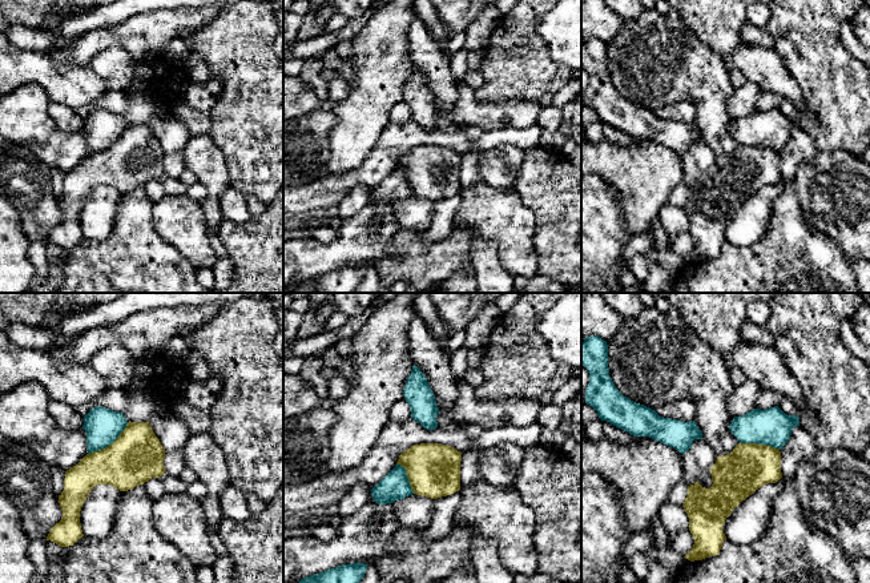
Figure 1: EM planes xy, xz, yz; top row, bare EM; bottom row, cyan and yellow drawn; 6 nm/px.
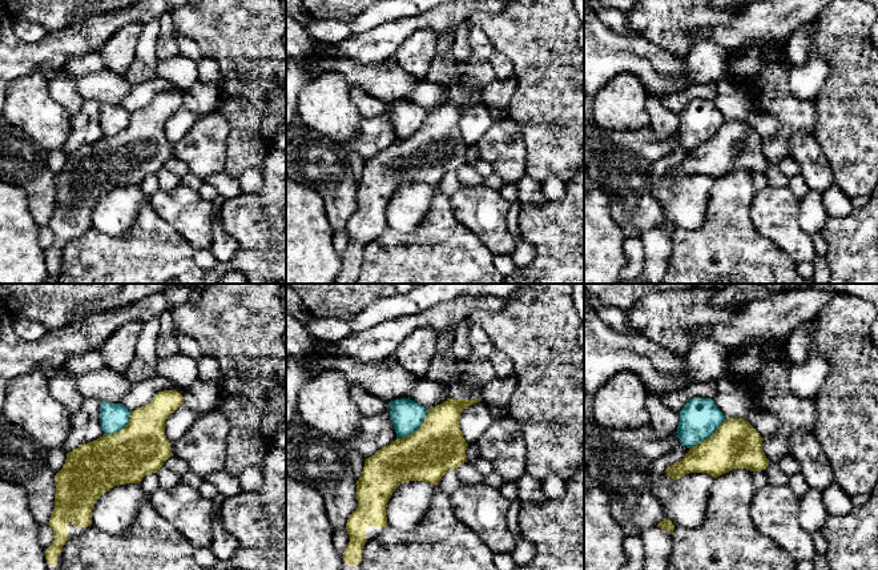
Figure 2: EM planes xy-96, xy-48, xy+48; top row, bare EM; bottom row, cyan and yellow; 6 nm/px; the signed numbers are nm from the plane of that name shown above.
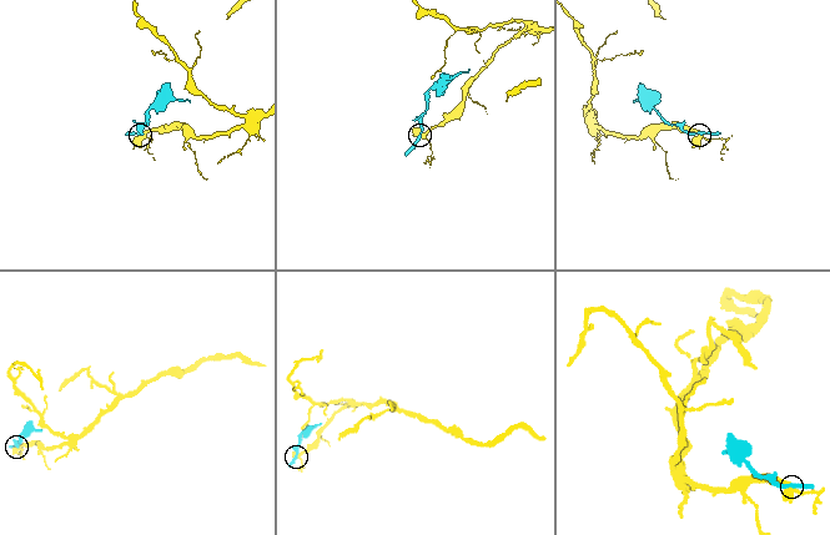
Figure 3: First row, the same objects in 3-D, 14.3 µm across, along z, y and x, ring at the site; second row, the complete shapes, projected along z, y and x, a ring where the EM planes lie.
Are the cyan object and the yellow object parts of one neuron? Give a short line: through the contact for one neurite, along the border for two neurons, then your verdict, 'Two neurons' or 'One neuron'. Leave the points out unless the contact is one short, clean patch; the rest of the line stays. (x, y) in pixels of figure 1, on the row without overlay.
Line: xy (128, 124), (111, 145), (88, 156). Two neurons

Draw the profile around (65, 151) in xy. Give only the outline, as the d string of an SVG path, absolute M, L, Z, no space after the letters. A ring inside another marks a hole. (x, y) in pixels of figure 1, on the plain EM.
M56 130L44 144L35 142L27 146L37 160L65 173L76 168L88 156L84 130L74 133Z

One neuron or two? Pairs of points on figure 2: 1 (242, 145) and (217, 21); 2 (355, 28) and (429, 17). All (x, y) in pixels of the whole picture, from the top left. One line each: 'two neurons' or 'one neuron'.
1: one neuron
2: two neurons

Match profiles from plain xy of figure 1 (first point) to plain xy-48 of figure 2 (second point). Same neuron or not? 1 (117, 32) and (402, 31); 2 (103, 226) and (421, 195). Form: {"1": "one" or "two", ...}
{"1": "one", "2": "one"}

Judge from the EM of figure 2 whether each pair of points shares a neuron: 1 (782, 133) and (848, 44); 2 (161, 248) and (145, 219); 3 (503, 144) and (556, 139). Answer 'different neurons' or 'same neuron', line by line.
1: different neurons
2: same neuron
3: different neurons

